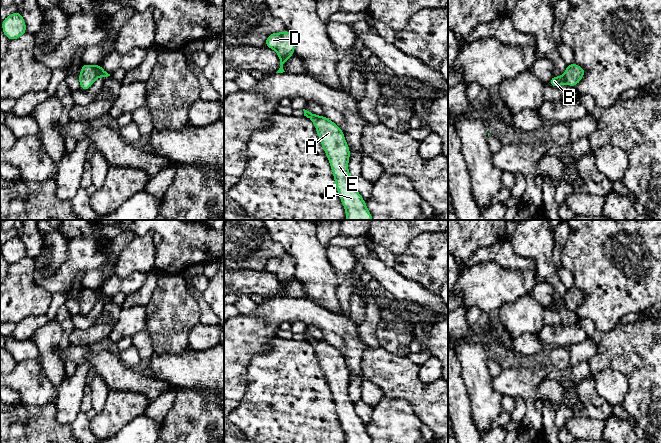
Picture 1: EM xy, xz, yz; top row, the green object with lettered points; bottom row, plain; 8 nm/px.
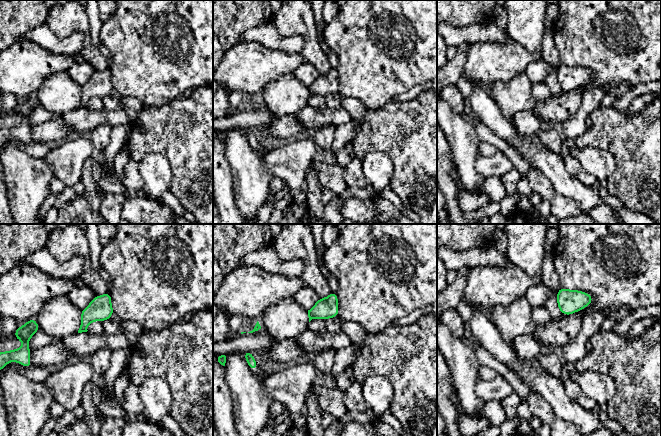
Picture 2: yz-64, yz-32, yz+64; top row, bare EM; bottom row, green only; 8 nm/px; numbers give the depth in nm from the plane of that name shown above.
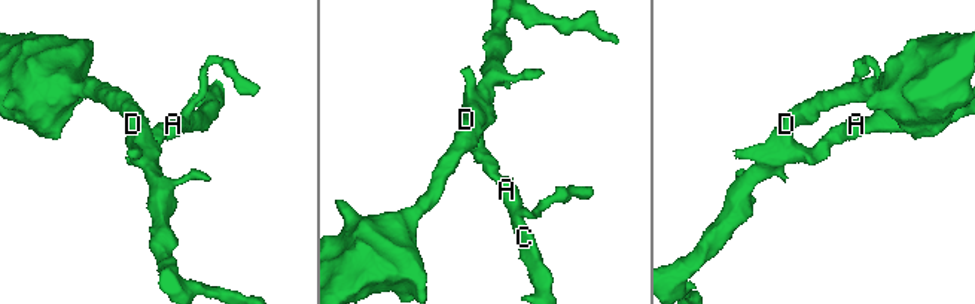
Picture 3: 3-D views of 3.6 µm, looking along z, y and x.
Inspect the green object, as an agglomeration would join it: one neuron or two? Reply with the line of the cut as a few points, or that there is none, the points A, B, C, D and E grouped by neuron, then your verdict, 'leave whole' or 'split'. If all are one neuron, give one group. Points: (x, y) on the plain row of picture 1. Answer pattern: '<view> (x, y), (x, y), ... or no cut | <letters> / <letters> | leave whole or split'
no cut | A B C D E | leave whole

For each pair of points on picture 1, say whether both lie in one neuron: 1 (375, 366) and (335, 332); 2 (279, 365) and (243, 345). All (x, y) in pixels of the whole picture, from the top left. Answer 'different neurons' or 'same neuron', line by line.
1: different neurons
2: different neurons

